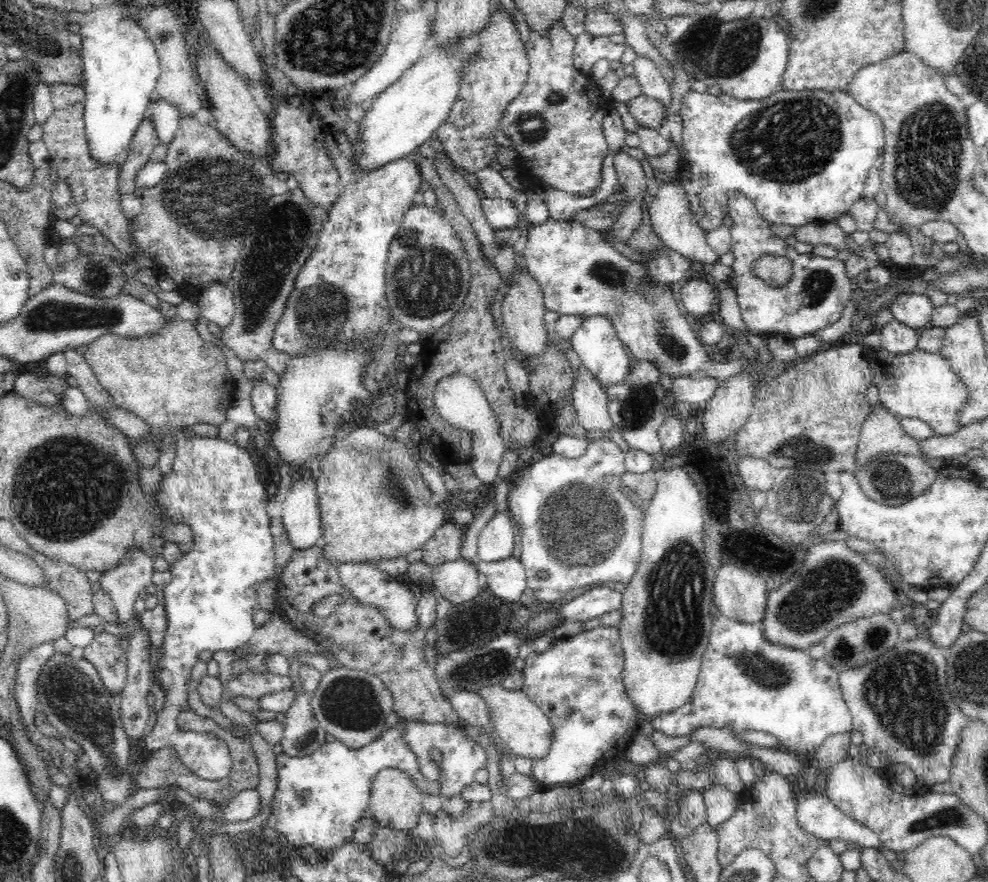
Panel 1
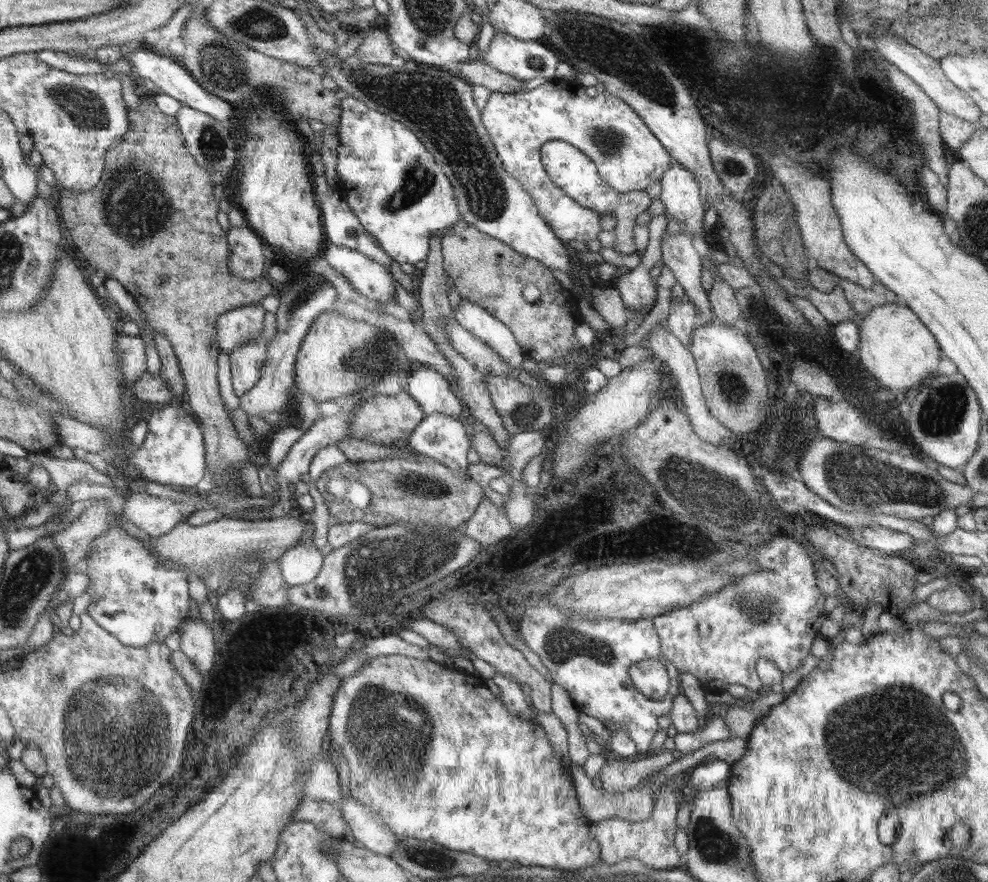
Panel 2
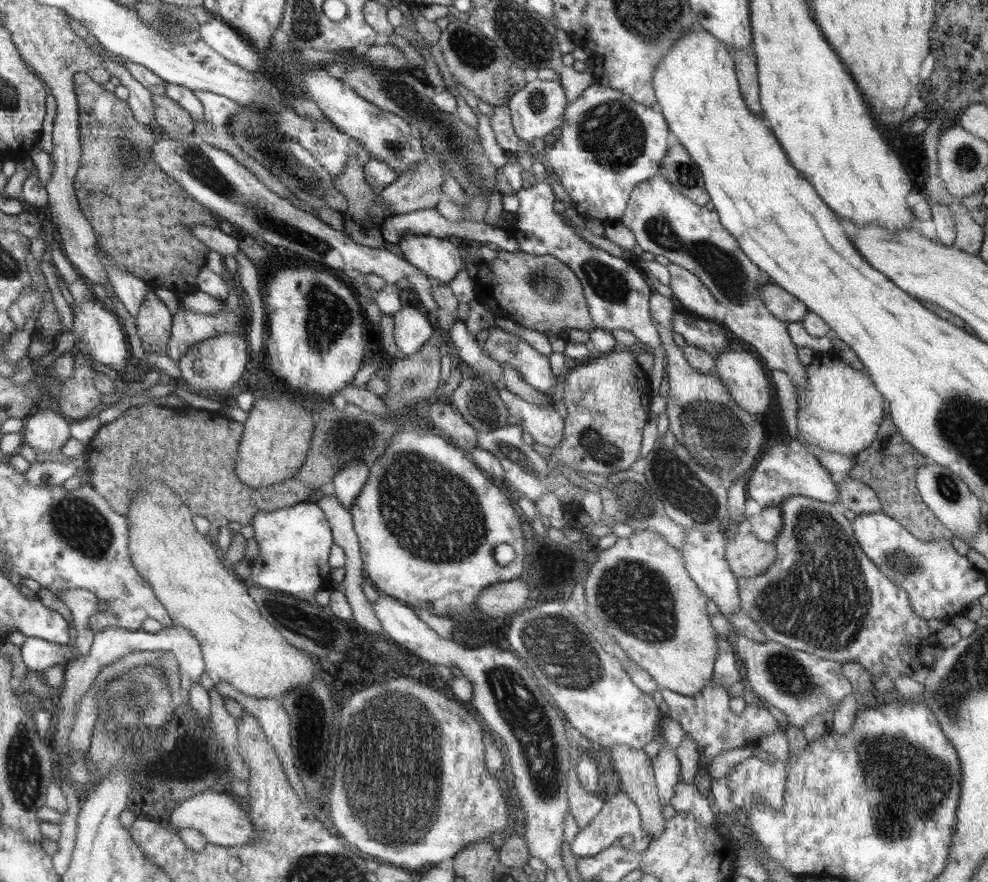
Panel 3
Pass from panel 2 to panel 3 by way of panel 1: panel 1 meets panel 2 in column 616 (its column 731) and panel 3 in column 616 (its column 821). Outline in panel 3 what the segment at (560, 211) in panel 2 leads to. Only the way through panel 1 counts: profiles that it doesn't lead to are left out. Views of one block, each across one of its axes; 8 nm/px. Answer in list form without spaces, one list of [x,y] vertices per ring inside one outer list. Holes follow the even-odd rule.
[[[594,83],[588,86],[581,96],[569,102],[569,108],[565,110],[565,124],[562,124],[562,134],[556,139],[553,146],[544,148],[544,152],[537,152],[533,146],[529,146],[524,139],[518,137],[514,129],[512,111],[507,104],[494,105],[490,124],[495,132],[496,142],[506,152],[514,155],[529,151],[533,162],[546,162],[552,171],[560,176],[560,187],[563,193],[569,195],[572,207],[584,218],[603,221],[604,223],[617,223],[625,216],[629,198],[633,190],[642,182],[650,181],[662,168],[662,161],[668,152],[669,125],[661,111],[653,107],[639,103],[613,90],[612,87],[601,86]]]

